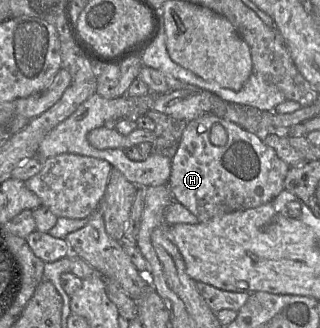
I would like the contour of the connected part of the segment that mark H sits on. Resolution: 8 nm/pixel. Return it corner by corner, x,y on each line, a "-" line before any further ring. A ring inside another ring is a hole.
204,114
187,123
178,149
172,157
168,186
174,200
186,207
200,222
205,222
219,215
253,209
269,203
284,190
284,180
289,169
290,166
258,135
224,118
-
214,124
220,124
226,130
227,142
224,145
216,146
211,143
210,131

